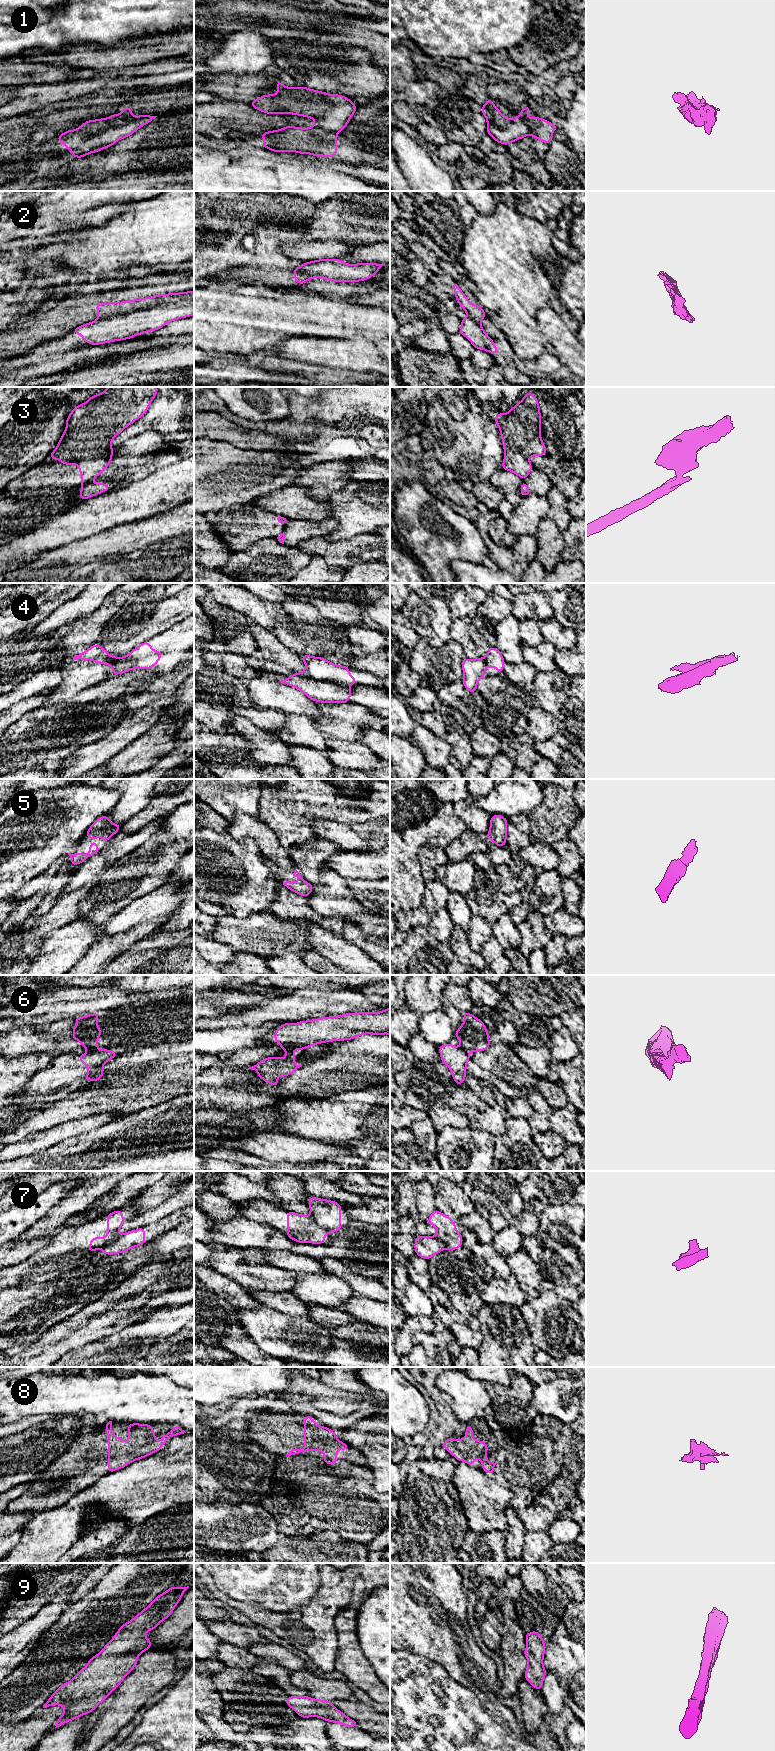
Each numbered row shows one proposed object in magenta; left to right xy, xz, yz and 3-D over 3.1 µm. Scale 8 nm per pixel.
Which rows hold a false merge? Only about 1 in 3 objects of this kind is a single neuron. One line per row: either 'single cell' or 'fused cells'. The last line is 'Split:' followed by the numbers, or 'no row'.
1: fused cells
2: fused cells
3: fused cells
4: fused cells
5: single cell
6: fused cells
7: fused cells
8: single cell
9: single cell
Split: 1, 2, 3, 4, 6, 7

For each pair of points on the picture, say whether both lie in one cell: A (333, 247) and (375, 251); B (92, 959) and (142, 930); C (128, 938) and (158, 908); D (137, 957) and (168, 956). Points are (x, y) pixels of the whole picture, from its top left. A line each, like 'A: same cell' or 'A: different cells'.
A: different cells
B: same cell
C: different cells
D: same cell

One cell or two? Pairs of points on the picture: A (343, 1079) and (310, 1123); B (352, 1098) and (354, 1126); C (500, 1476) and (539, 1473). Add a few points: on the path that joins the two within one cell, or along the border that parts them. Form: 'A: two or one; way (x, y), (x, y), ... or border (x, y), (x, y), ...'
A: two; border (332, 1095), (326, 1098), (308, 1098)
B: one; way (352, 1105), (352, 1119)
C: one; way (510, 1473), (529, 1473)

